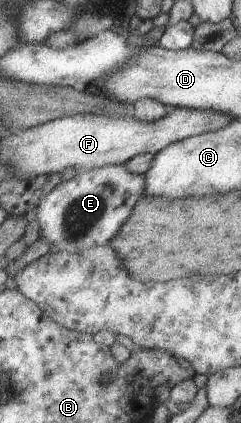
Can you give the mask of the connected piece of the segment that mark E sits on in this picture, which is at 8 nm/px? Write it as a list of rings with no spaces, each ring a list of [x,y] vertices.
[[[123,164],[77,171],[72,179],[59,182],[41,199],[35,207],[36,213],[33,215],[33,221],[38,223],[40,236],[45,237],[45,241],[51,244],[51,251],[80,252],[85,248],[102,246],[116,234],[134,203],[144,195],[144,179],[145,174],[130,172]]]

